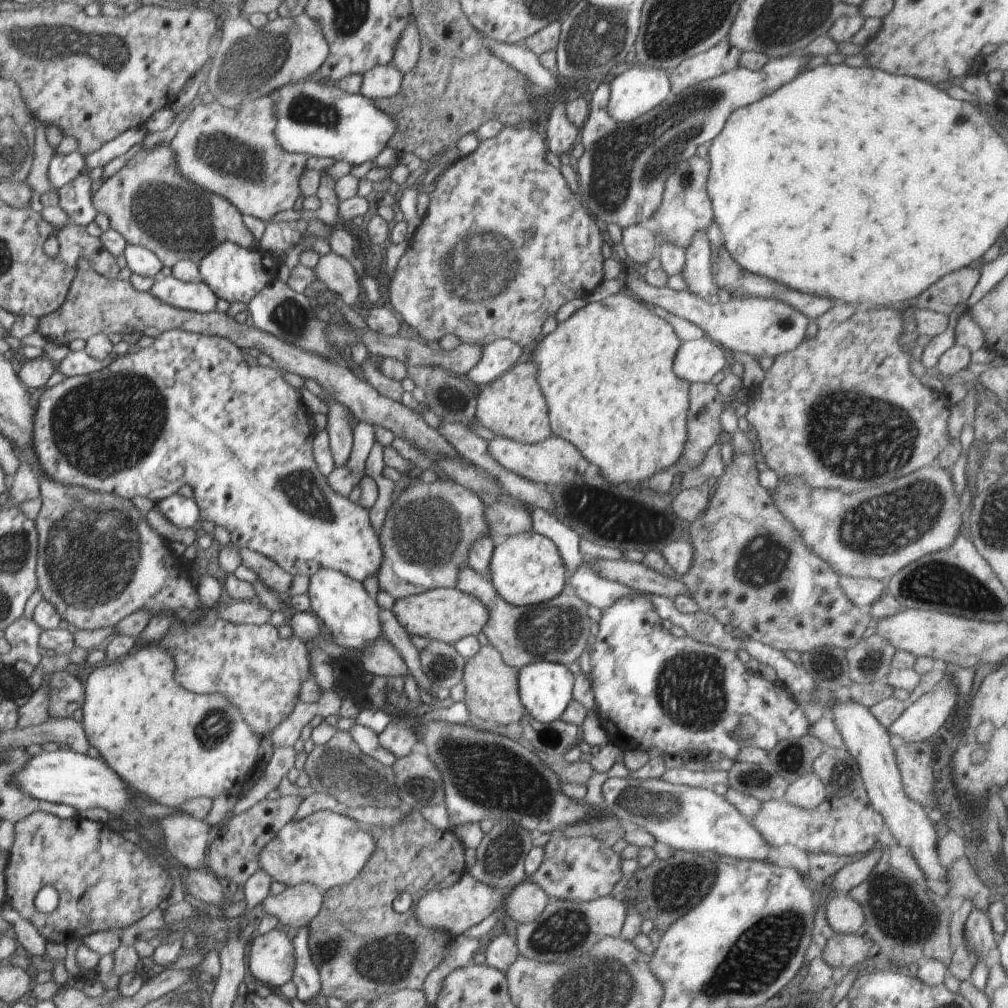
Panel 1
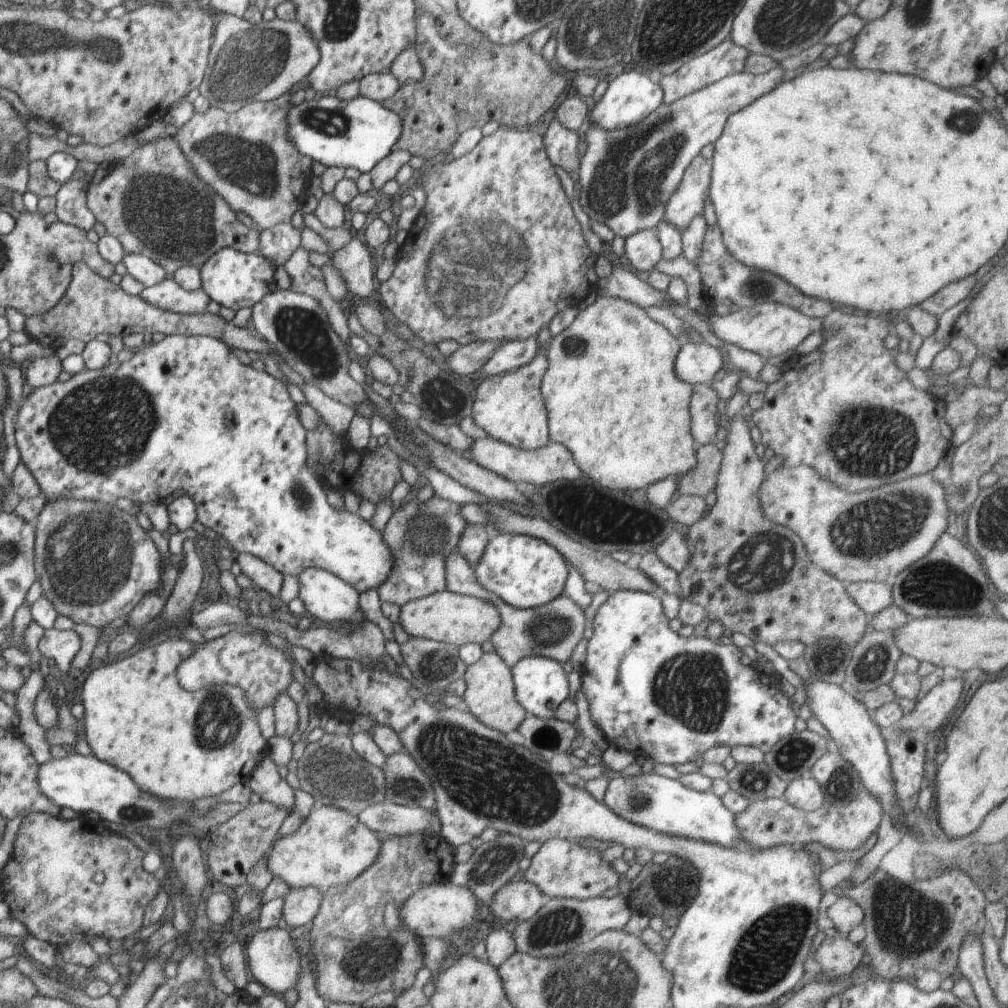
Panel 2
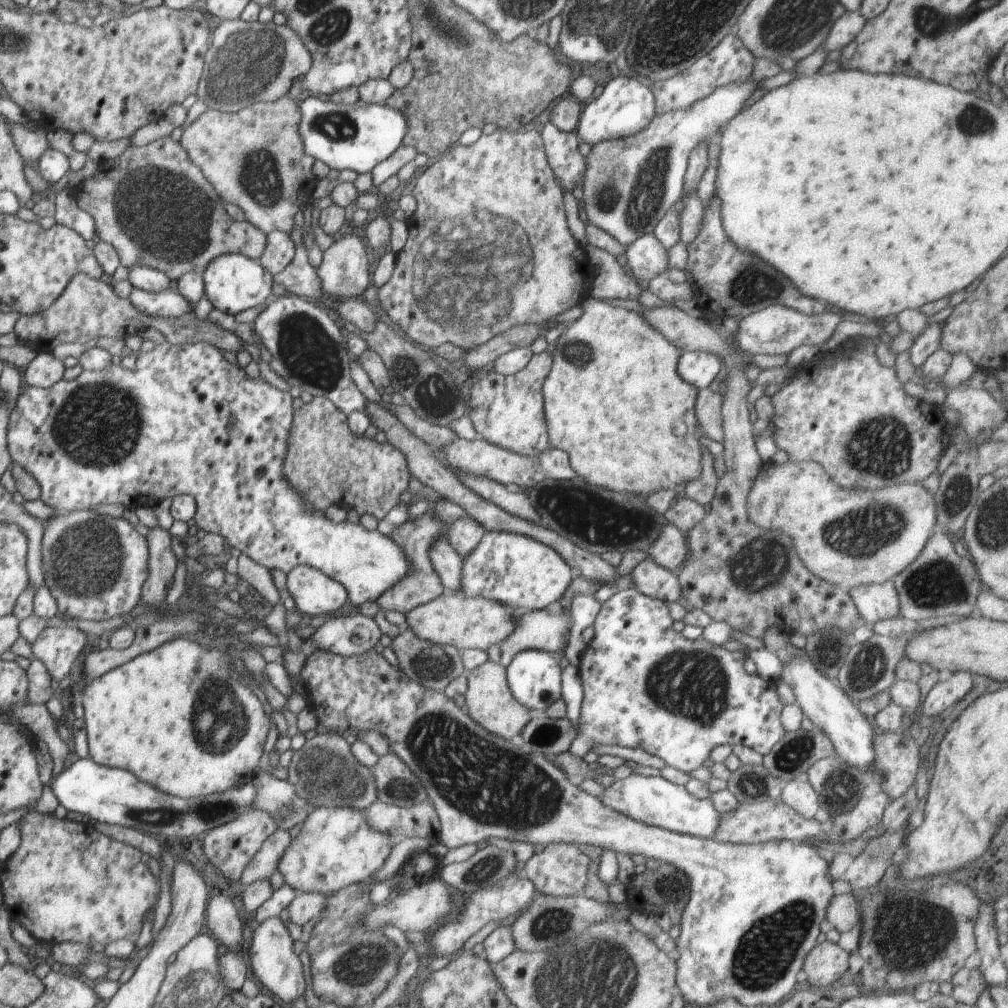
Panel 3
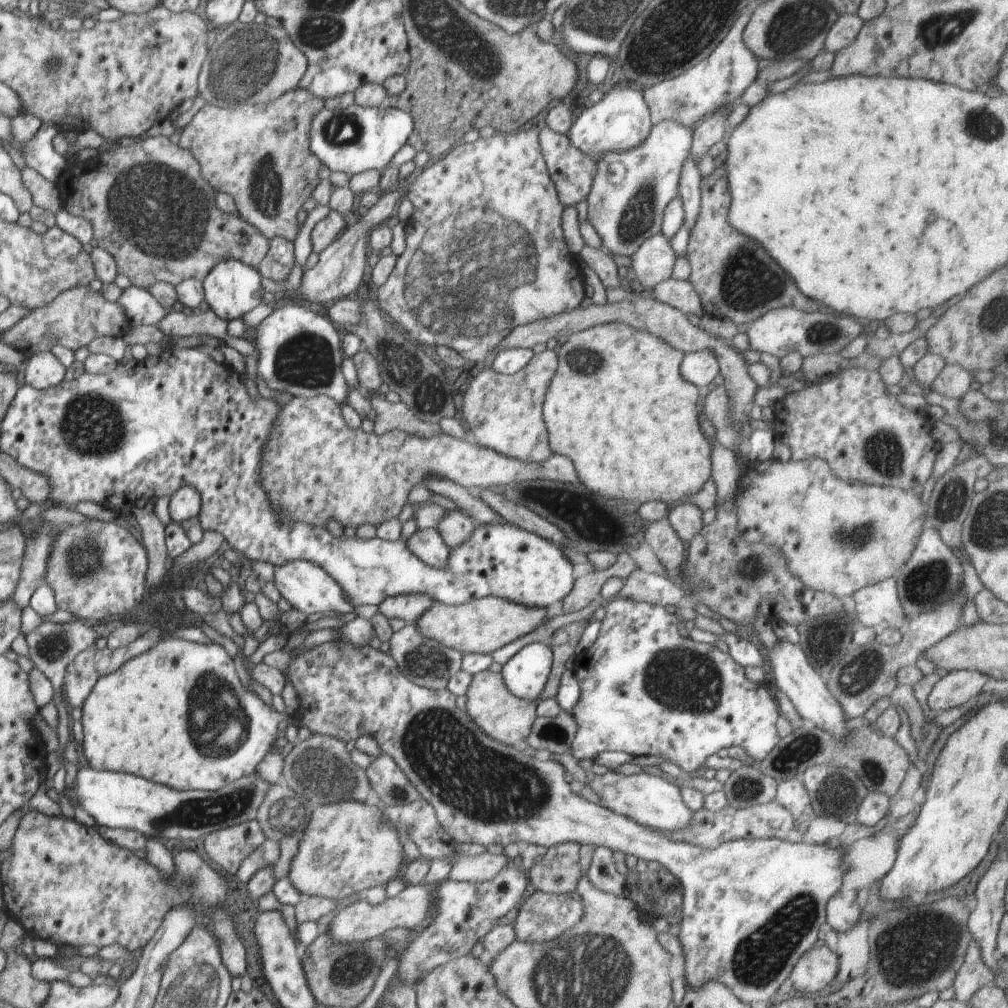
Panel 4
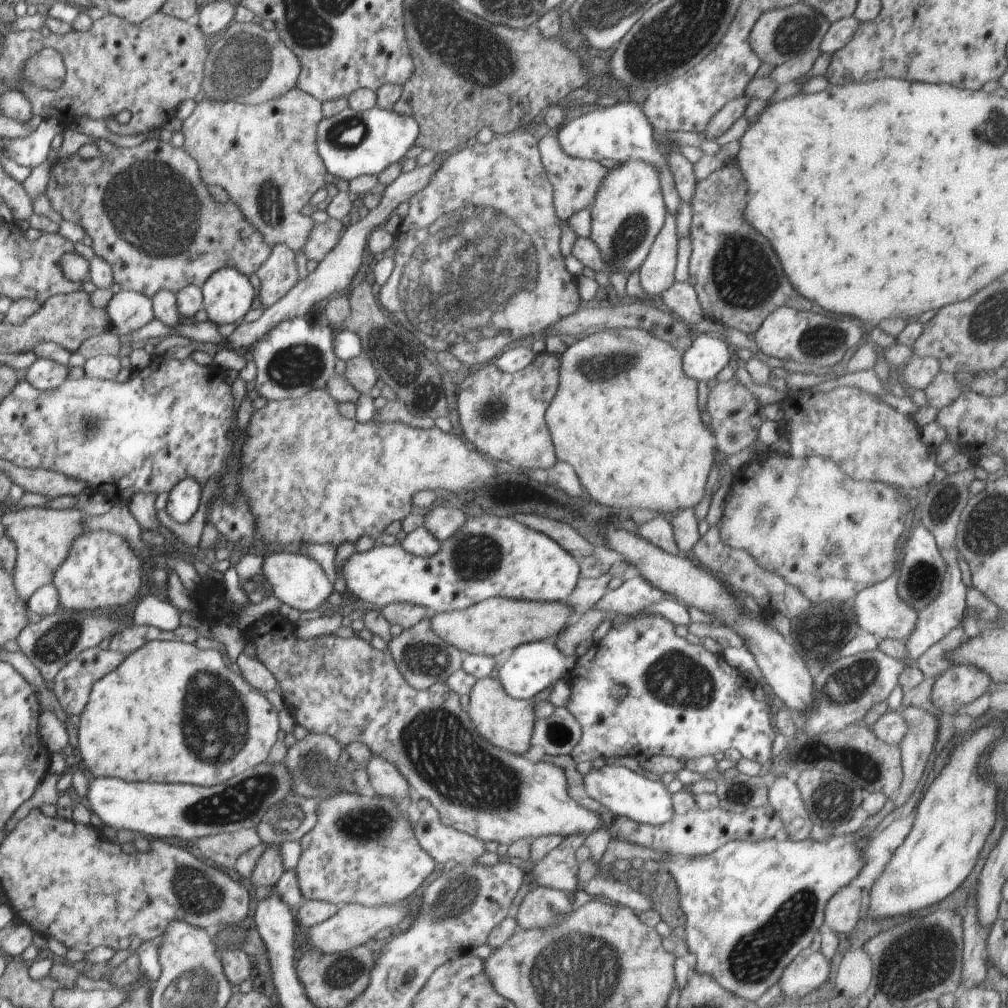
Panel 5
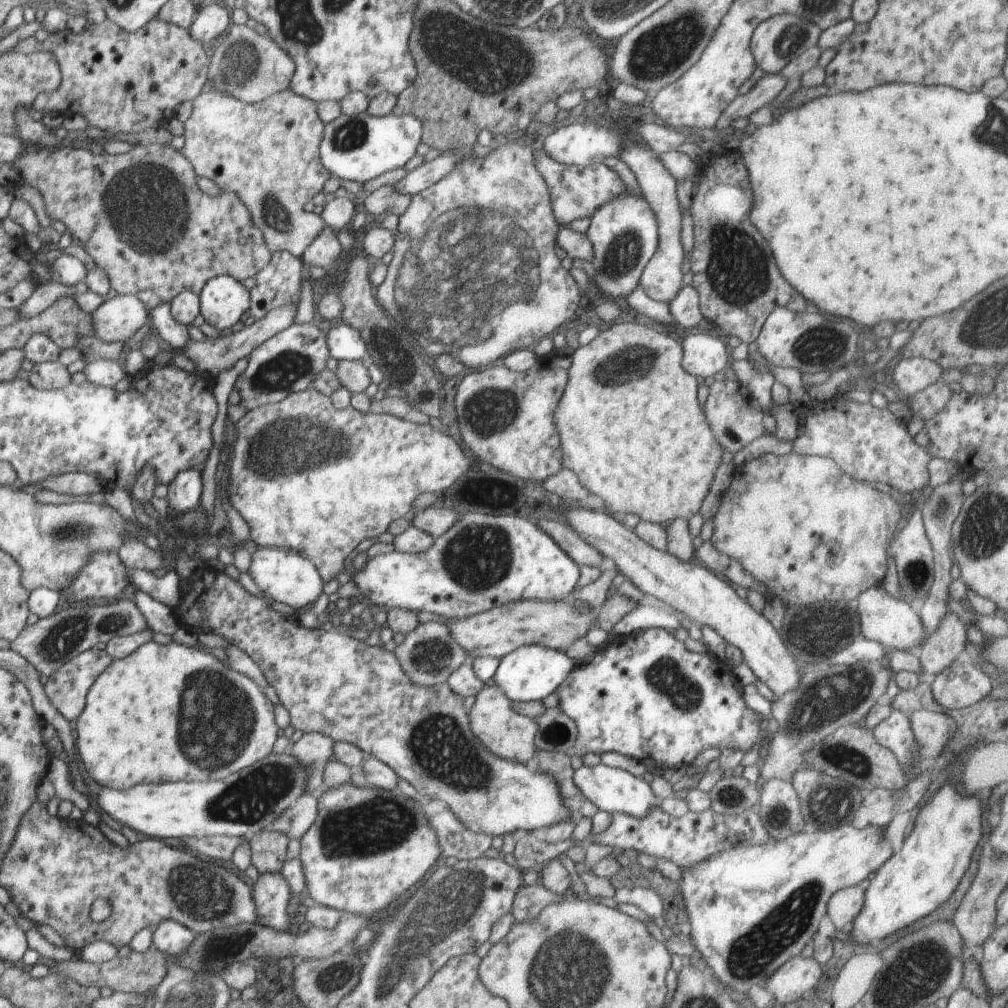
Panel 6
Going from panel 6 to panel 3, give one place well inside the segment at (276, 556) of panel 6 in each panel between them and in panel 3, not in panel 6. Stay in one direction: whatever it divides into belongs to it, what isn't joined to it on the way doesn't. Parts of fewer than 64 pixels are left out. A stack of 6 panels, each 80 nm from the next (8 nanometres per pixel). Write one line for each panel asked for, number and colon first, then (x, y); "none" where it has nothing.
3: (314, 592)
4: (308, 587)
5: (299, 581)

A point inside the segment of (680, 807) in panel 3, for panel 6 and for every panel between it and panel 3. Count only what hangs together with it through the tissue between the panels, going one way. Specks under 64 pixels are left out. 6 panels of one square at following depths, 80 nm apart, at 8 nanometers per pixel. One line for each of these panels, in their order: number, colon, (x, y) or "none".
4: (651, 801)
5: (623, 792)
6: (614, 790)

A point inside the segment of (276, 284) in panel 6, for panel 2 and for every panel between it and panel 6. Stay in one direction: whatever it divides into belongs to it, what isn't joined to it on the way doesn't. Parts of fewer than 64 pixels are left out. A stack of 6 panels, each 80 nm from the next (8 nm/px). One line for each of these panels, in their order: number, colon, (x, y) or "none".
2: (277, 244)
3: (280, 248)
4: (278, 263)
5: (278, 274)

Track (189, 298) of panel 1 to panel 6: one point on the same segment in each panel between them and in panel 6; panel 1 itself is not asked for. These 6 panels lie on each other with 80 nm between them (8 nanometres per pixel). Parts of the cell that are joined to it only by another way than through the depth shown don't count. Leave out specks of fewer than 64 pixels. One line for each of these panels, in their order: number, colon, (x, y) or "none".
2: (168, 295)
3: (171, 304)
4: (140, 307)
5: (127, 311)
6: (115, 321)

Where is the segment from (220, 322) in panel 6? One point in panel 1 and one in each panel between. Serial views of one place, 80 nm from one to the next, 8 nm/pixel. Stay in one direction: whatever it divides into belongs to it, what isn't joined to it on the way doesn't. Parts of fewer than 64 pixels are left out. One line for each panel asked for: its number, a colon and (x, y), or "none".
1: (235, 274)
2: (236, 280)
3: (232, 282)
4: (232, 288)
5: (227, 294)

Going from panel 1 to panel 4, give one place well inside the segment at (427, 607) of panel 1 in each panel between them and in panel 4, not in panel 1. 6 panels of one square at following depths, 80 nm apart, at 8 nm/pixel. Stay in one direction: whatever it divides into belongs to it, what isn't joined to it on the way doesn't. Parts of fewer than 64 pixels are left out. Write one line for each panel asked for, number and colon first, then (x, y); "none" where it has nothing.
2: (446, 616)
3: (465, 623)
4: (483, 625)

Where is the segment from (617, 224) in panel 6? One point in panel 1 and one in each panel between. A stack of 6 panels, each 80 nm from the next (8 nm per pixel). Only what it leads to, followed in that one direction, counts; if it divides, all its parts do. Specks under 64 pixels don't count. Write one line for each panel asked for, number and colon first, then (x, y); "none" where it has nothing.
1: (624, 167)
2: (626, 178)
3: (630, 184)
4: (629, 194)
5: (629, 210)

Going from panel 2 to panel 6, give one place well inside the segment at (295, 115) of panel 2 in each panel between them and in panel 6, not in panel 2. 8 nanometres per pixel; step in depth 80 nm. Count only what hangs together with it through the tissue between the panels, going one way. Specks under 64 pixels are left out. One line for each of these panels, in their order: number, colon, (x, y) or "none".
3: (358, 136)
4: (357, 139)
5: (351, 144)
6: (361, 147)

